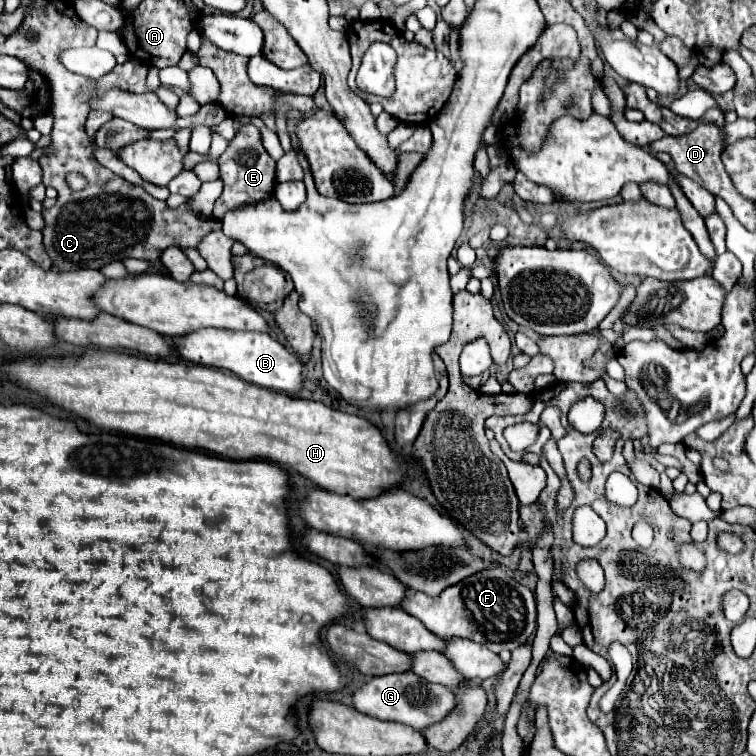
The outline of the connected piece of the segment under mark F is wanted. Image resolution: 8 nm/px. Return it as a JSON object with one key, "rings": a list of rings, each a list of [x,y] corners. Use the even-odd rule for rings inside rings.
{"rings":[[[489,568],[485,572],[473,574],[463,582],[443,590],[443,596],[439,598],[427,598],[419,592],[407,594],[401,602],[401,608],[407,614],[419,618],[427,626],[427,630],[439,638],[469,638],[477,644],[487,646],[495,654],[527,644],[537,628],[535,594],[519,582],[511,582],[511,576],[501,568]]]}

